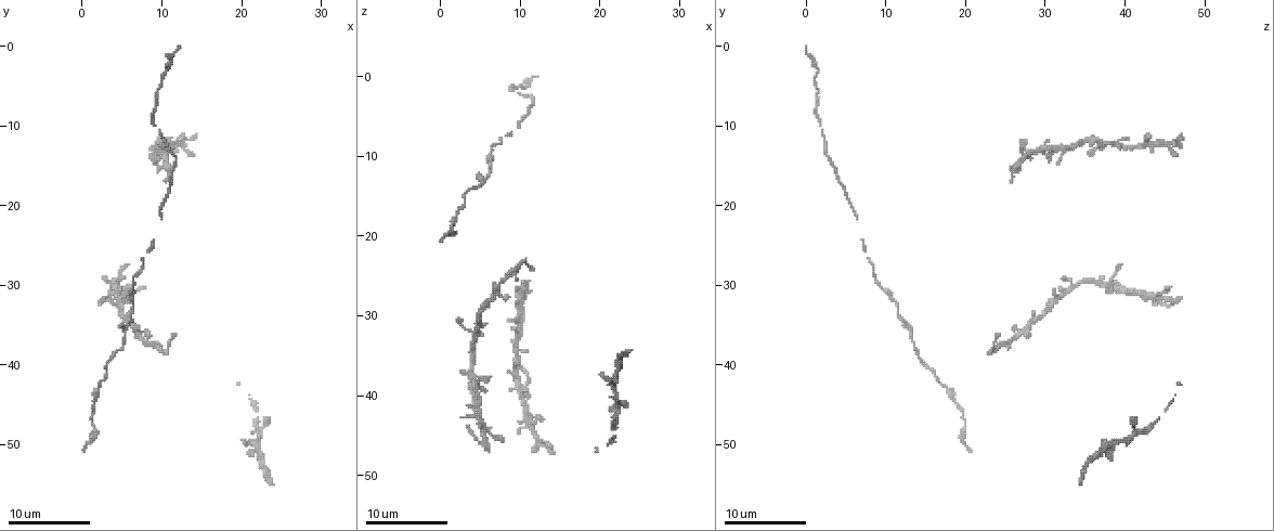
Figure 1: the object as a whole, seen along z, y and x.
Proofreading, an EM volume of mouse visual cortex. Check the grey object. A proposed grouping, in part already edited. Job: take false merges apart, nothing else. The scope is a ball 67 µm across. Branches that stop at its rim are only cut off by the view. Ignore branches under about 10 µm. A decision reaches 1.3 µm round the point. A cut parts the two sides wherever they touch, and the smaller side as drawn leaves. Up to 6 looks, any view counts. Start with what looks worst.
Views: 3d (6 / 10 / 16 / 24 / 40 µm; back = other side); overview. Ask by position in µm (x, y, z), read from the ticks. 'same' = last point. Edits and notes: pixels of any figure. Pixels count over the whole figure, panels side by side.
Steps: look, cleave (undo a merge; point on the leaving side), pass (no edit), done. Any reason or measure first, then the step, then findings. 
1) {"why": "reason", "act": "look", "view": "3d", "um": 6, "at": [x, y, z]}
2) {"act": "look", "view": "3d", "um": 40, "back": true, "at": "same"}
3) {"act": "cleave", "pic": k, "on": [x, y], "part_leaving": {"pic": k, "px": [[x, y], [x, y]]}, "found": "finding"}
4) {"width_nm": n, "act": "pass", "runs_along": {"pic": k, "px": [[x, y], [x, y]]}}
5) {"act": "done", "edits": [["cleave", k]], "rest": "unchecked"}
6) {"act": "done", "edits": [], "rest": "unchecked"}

{"why": "branch point", "act": "look", "view": "3d", "um": 16, "at": [4.5, 30.0, 33.0]}

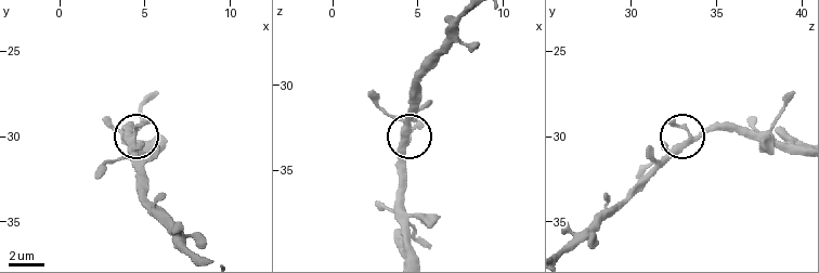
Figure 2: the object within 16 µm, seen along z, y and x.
{"side_arm_um": 37, "act": "pass", "runs_along": {"pic": 2, "px": [[460, 18], [457, 36], [421, 79], [402, 158], [402, 192]]}, "found": "all the same neuron"}

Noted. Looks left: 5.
{"why": "sudden change in width", "act": "look", "view": "3d", "um": 10, "at": [11.0, 15.5, 26.0]}

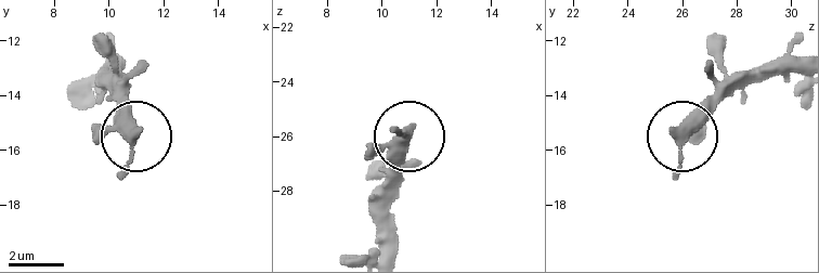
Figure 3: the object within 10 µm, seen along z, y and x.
{"act": "look", "view": "3d", "um": 6, "at": [10.8, 15.7, 26.0]}

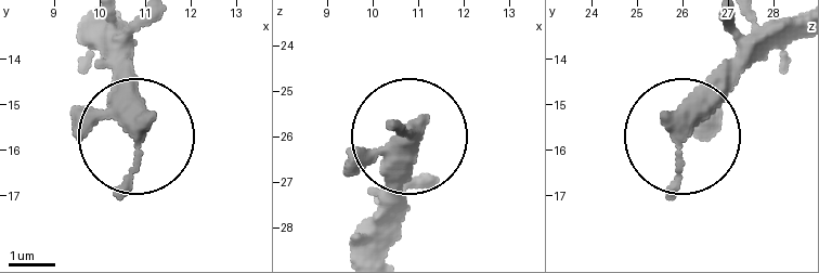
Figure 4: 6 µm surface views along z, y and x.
{"act": "pass", "found": "continuous, no second neuron"}

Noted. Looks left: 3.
{"act": "look", "view": "3d", "um": 10, "at": [10.5, 38.5, 23.5]}

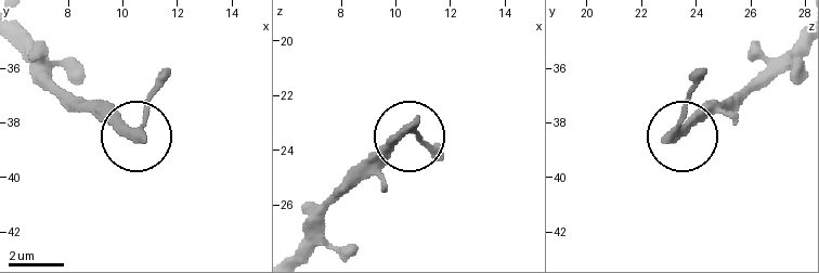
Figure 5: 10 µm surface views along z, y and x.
{"act": "pass", "runs_along": {"pic": 5, "px": [[672, 138], [716, 101]]}, "found": "all the same neuron"}

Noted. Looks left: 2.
{"act": "done", "edits": [], "rest": "unchecked"}

